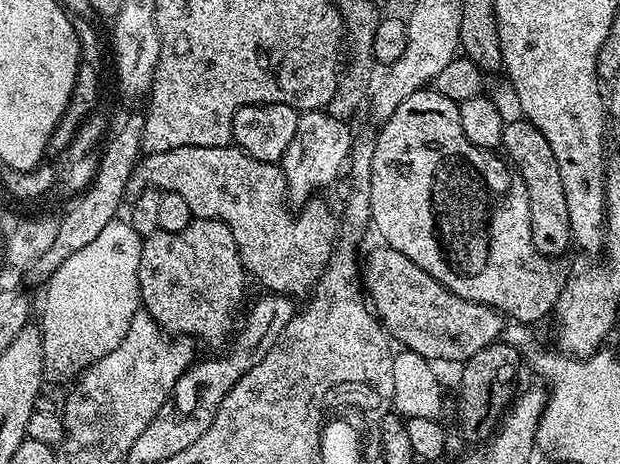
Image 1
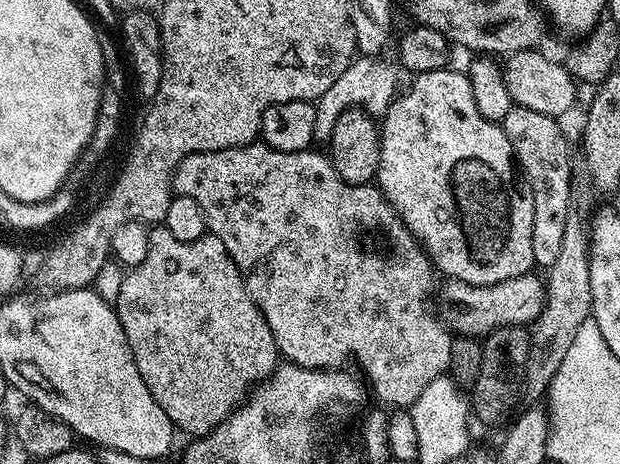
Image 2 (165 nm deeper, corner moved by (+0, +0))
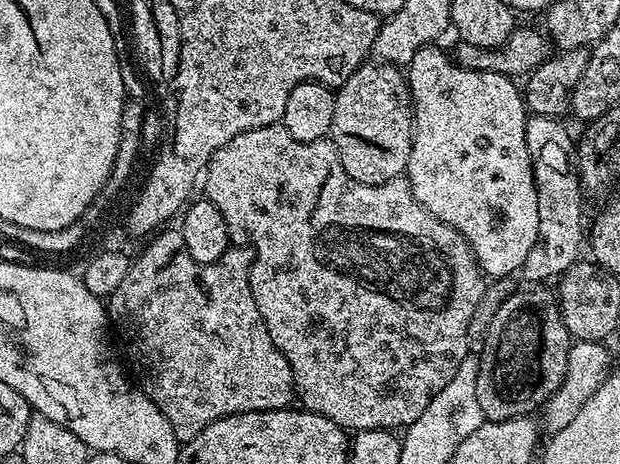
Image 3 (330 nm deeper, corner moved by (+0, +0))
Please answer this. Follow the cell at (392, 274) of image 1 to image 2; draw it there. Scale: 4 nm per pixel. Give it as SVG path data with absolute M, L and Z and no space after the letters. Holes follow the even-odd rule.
M529 274L526 276L519 276L518 278L506 278L506 282L498 282L497 284L467 284L466 282L462 282L461 280L453 280L449 279L447 281L448 285L443 285L442 288L442 296L444 292L444 312L442 308L442 316L446 321L449 329L453 333L459 334L461 332L464 336L477 336L477 338L483 338L488 335L488 333L493 332L494 330L498 330L499 328L505 328L505 326L531 326L536 323L536 319L538 318L538 314L542 314L542 310L544 309L544 289L546 287L545 281L543 279L540 280L536 277L536 274Z

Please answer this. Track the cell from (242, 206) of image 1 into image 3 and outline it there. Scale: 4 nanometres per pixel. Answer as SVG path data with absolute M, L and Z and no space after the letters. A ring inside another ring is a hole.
M283 123L246 130L230 138L226 146L216 149L214 155L208 159L208 166L202 173L202 188L203 184L203 195L210 202L214 202L214 206L218 206L218 214L226 218L229 241L233 245L247 246L252 250L250 290L254 294L258 314L262 314L262 322L266 322L266 330L274 346L278 346L290 366L294 392L298 400L301 400L299 403L307 411L330 418L330 422L345 430L400 430L412 424L414 418L418 418L418 414L422 414L422 410L430 406L436 392L442 390L442 386L446 386L450 378L454 378L458 366L462 366L462 358L470 355L468 331L472 328L476 307L484 296L486 277L476 265L472 248L466 238L423 208L414 198L407 179L391 180L385 184L358 182L350 178L350 174L346 174L331 139L298 142L298 138L292 137L290 130L286 130Z

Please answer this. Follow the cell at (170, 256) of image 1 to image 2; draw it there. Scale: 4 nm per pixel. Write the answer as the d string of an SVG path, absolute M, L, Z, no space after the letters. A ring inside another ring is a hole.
M153 227L148 233L146 258L123 273L114 307L146 390L166 410L173 429L181 428L188 438L210 435L232 409L247 400L249 391L276 369L278 353L274 334L270 334L266 318L262 318L250 298L226 246L214 235L206 234L194 242L178 242L170 230Z

